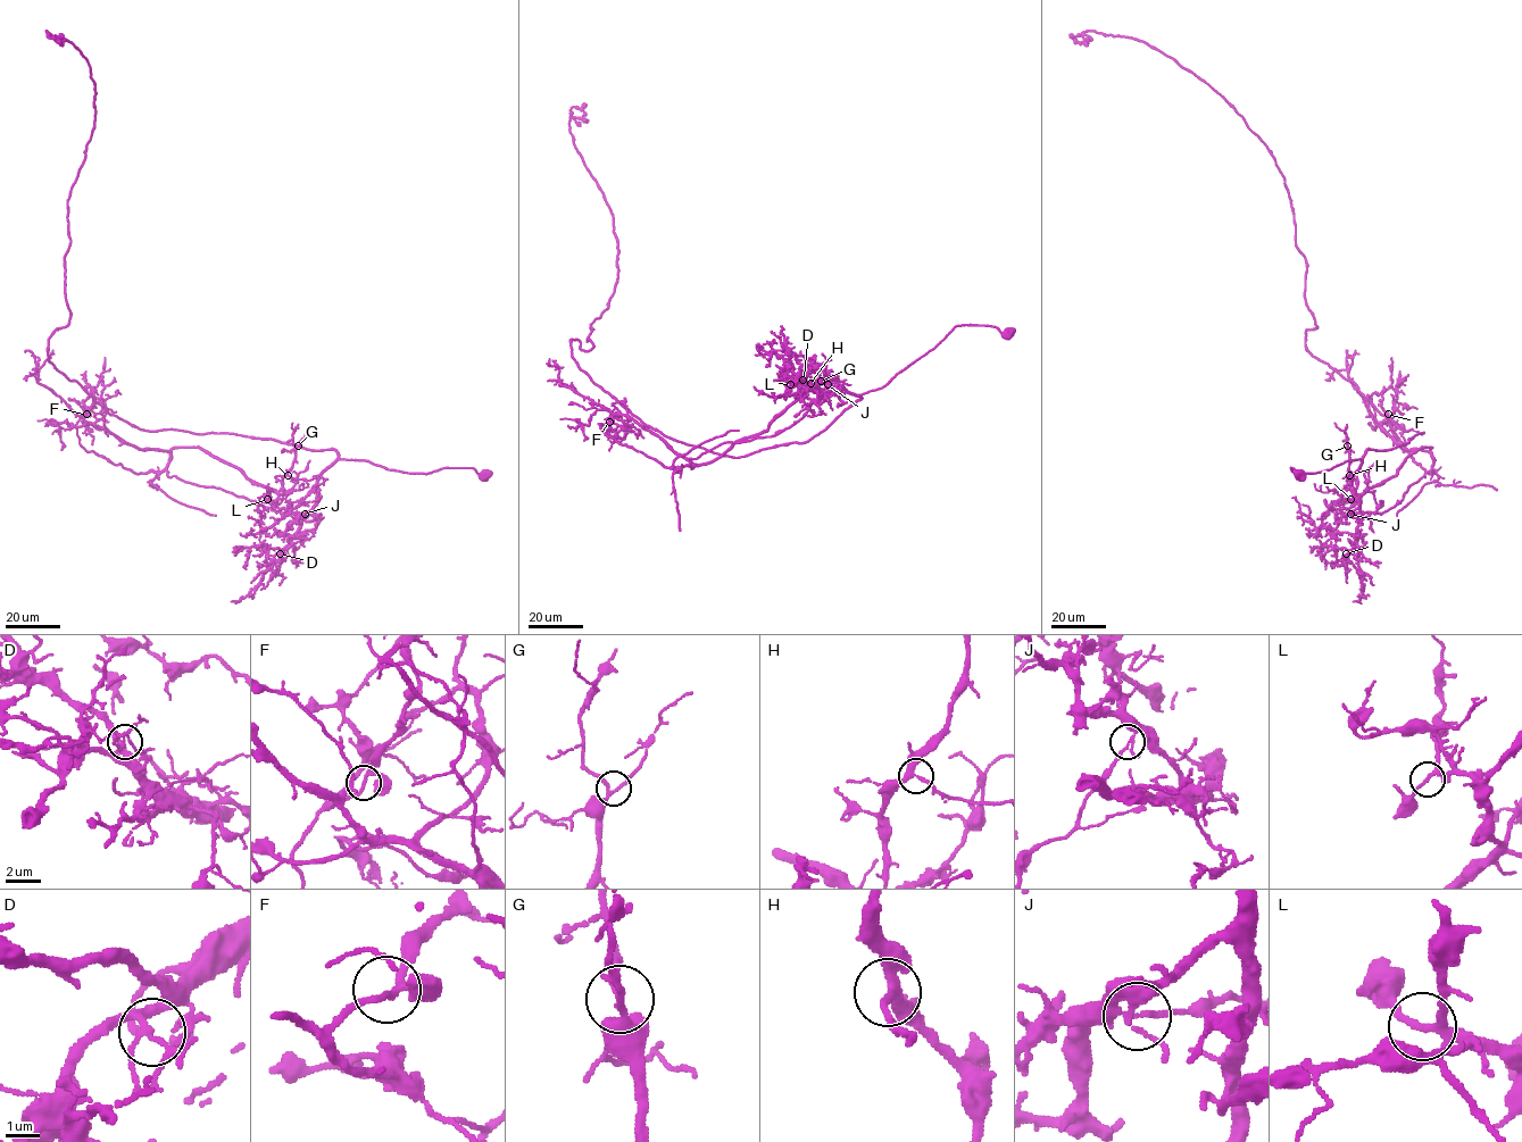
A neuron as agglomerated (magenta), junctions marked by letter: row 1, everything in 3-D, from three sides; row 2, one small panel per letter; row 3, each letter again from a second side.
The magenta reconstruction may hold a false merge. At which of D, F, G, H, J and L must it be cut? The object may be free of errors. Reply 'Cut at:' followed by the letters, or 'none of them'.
Cut at: J

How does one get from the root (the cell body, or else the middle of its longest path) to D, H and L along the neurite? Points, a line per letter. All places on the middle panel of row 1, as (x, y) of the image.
D: (1007, 334), (989, 325), (956, 325), (886, 385), (861, 394), (841, 386), (836, 393), (814, 391), (803, 380)
H: (1007, 334), (989, 325), (956, 325), (886, 385), (861, 394), (851, 394), (813, 361), (801, 394), (811, 383)
L: (1007, 334), (989, 325), (956, 325), (886, 385), (861, 394), (851, 394), (813, 361), (803, 381), (790, 384)

